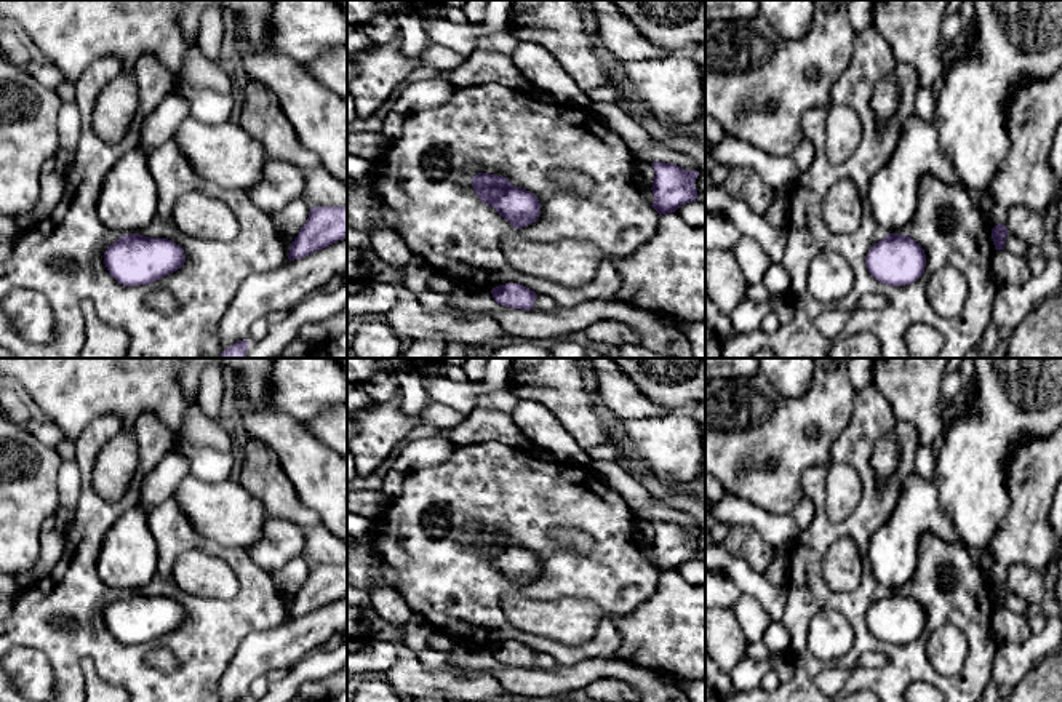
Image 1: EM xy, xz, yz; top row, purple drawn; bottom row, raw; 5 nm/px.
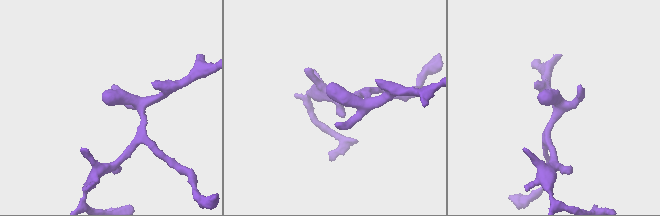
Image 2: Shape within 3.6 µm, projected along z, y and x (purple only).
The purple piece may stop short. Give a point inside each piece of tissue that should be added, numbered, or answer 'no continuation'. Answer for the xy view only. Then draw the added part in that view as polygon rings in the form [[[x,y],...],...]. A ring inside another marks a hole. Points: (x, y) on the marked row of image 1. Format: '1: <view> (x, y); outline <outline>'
no continuation

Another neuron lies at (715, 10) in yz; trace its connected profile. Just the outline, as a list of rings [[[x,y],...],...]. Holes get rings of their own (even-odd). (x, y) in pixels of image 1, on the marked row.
[[[705,0],[705,26],[715,21],[752,19],[758,14],[758,0]]]

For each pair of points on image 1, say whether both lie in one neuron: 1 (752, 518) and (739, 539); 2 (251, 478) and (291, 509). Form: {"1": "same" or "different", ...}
{"1": "different", "2": "same"}

